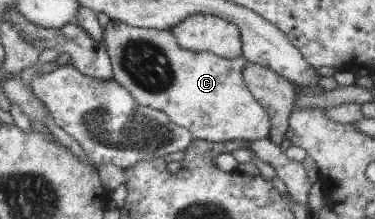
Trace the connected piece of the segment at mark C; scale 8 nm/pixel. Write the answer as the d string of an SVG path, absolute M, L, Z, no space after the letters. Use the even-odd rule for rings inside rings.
M109 21L102 29L103 45L111 60L112 79L131 92L136 103L163 111L172 123L187 128L192 140L202 139L220 143L224 141L269 139L270 115L254 98L243 79L244 64L248 61L241 55L224 59L210 51L190 51L179 46L171 30L154 30L131 27L121 22Z

